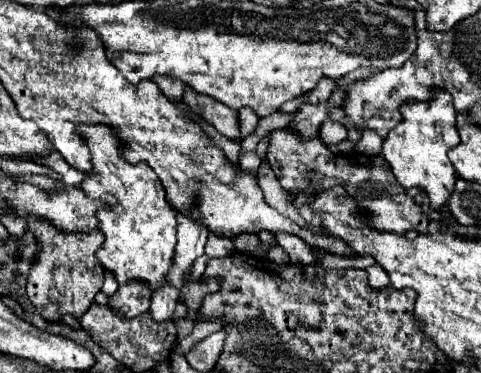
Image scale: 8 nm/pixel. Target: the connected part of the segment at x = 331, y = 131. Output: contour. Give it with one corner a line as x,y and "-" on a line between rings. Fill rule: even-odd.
326,118
324,124
322,124
322,128
320,128
320,140
324,144
338,144
338,142
346,140
346,132
348,130
340,122

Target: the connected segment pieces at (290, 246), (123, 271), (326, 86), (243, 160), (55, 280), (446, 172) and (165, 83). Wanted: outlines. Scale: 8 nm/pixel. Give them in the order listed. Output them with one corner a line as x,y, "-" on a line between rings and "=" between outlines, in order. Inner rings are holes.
276,234
276,240
278,244
284,248
284,252
290,256
290,262
292,264
298,264
298,266
306,266
306,264
314,264
316,256
314,252
310,250
310,246
300,240
298,236
294,234
=
90,126
84,128
86,132
80,132
92,152
92,164
94,164
94,172
88,174
82,182
82,190
86,192
88,198
94,200
104,200
104,204
108,204
106,210
100,210
100,230
104,234
114,232
114,240
108,240
106,246
114,250
114,270
110,268
110,272
114,272
114,278
120,286
132,282
132,280
140,280
144,282
150,290
158,290
162,286
168,284
168,272
172,268
172,260
174,260
174,248
176,248
176,212
174,208
168,204
166,200
166,192
164,186
160,184
156,172
152,172
152,168
148,168
148,164
140,162
140,164
128,164
120,152
122,152
122,144
116,140
114,130
108,126
=
323,78
316,87
309,92
306,102
310,104
320,104
327,101
333,93
335,86
335,81
330,78
=
256,150
240,154
240,166
242,166
244,170
248,170
248,172
256,172
260,164
262,164
262,158
256,154
=
28,216
26,222
40,240
40,260
32,264
26,296
46,322
60,322
66,314
80,318
94,304
94,296
102,288
104,266
96,258
96,250
102,248
104,234
100,230
92,230
88,234
62,234
44,220
32,220
32,216
=
436,92
432,104
404,104
404,120
384,140
382,156
390,164
400,186
422,188
430,198
430,208
440,210
448,206
448,198
456,184
456,170
448,160
448,150
456,144
460,144
460,136
456,130
452,96
=
158,76
154,82
160,86
160,90
170,102
182,102
184,84
180,84
180,80
168,80
168,76

